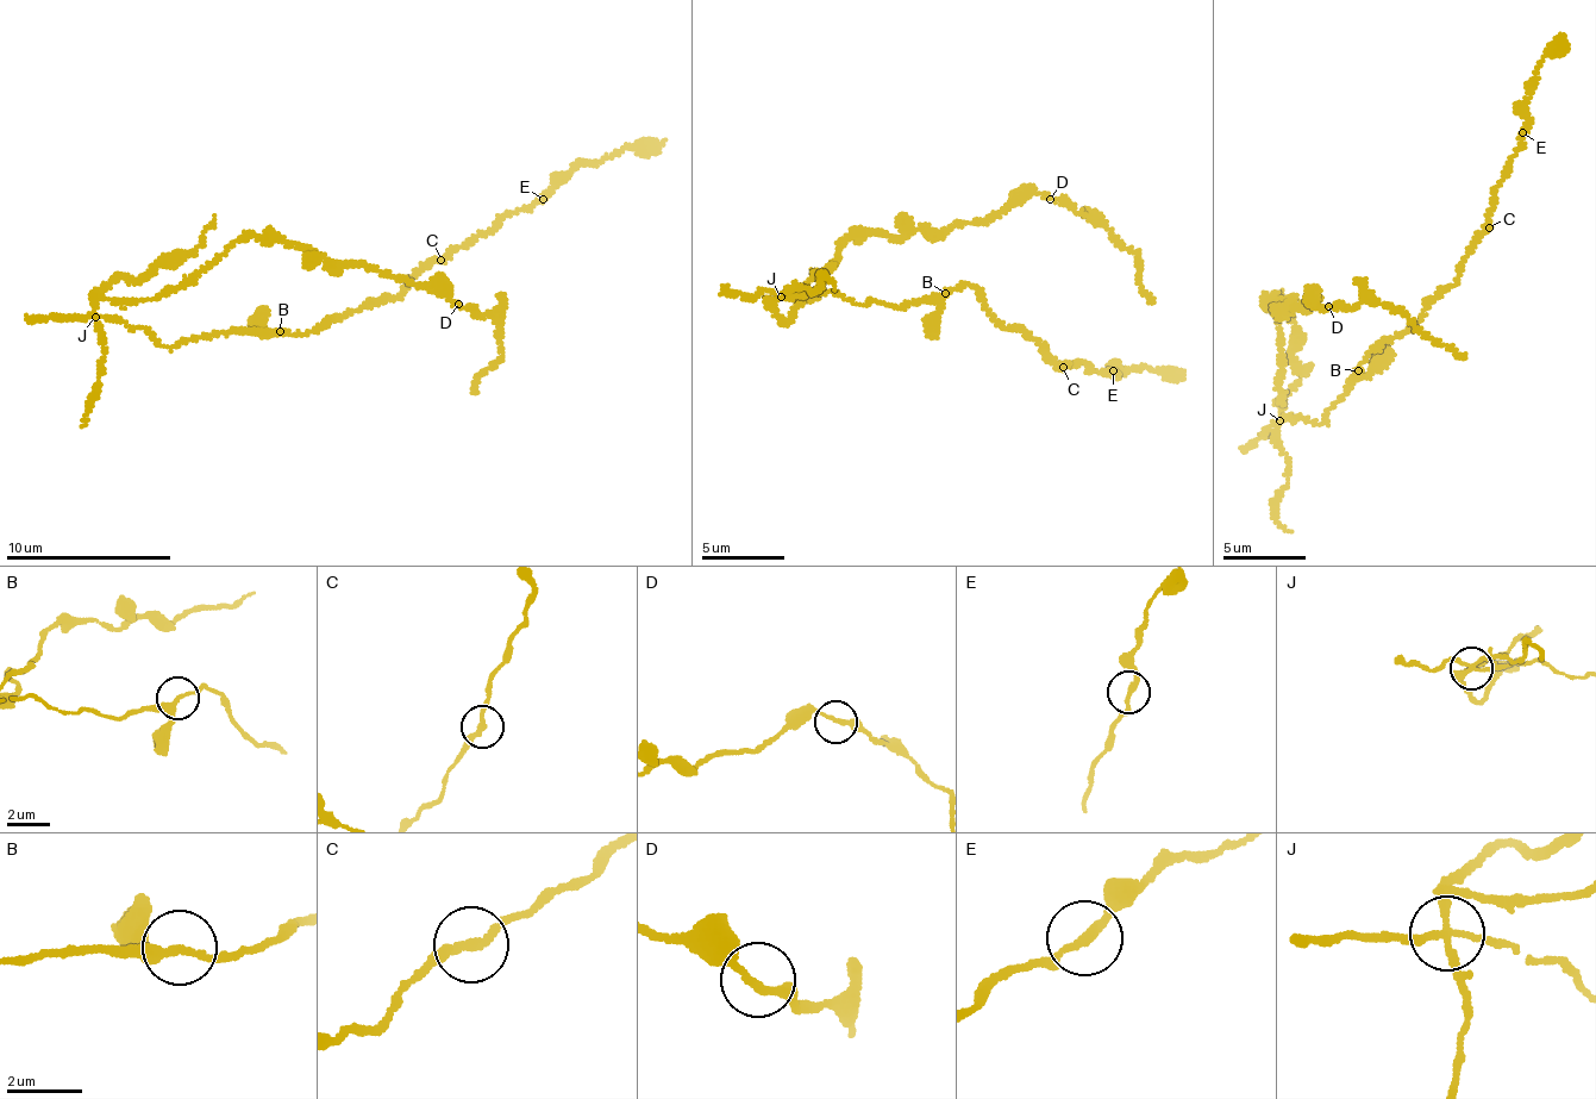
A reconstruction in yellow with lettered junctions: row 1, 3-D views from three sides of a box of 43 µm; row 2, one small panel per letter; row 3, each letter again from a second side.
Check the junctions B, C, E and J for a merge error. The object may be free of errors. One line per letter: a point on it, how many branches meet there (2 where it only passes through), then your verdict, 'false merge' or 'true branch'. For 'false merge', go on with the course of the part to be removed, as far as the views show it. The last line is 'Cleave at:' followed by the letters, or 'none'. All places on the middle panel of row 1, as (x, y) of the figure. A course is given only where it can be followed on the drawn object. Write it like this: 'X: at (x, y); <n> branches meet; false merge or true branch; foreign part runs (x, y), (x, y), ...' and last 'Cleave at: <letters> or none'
B: at (945, 293); 3 branches meet; true branch
C: at (1063, 367); 2 branches meet; true branch
E: at (1113, 370); 2 branches meet; true branch
J: at (781, 297); 4 branches meet; false merge; foreign part runs (778, 298), (826, 274), (852, 236), (978, 224), (1036, 193), (1066, 200), (1138, 255), (1140, 292), (1155, 303)
Cleave at: J

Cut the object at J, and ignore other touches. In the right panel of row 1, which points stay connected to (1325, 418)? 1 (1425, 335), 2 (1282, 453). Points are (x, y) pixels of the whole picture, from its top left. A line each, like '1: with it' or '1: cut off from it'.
1: cut off from it
2: cut off from it

